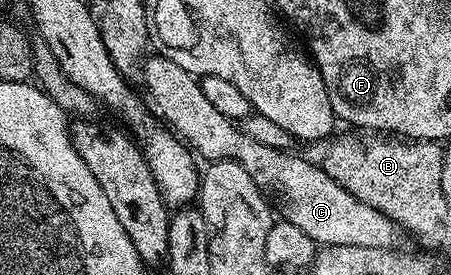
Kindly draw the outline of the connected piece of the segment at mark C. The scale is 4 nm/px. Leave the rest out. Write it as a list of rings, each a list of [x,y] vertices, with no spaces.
[[[151,54],[142,68],[142,79],[153,110],[195,156],[203,155],[206,161],[234,159],[248,171],[258,187],[282,202],[281,218],[302,229],[318,245],[366,247],[372,253],[386,253],[397,248],[394,246],[400,236],[398,224],[380,213],[380,209],[372,209],[372,205],[364,205],[364,201],[352,197],[352,193],[328,177],[317,162],[309,163],[295,153],[269,147],[245,135],[235,120],[224,117],[224,113],[209,103],[201,82],[192,73],[180,69],[176,61]]]

